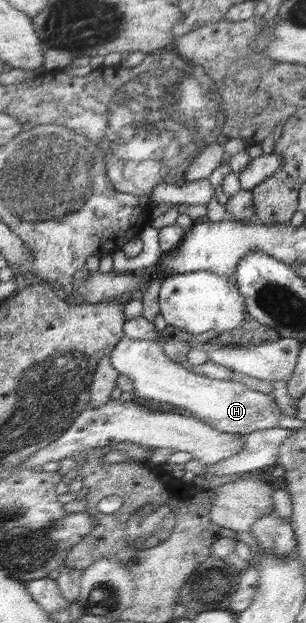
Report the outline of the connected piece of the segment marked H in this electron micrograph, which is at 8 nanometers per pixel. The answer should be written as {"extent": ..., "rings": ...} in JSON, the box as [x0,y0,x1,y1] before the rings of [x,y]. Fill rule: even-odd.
{"extent":[109,336,283,437],"rings":[[[124,336],[109,354],[109,358],[119,374],[131,378],[136,399],[168,402],[220,432],[246,437],[257,430],[280,427],[283,420],[272,395],[256,392],[239,382],[215,380],[194,373],[190,368],[169,358],[163,344],[157,341]]]}

